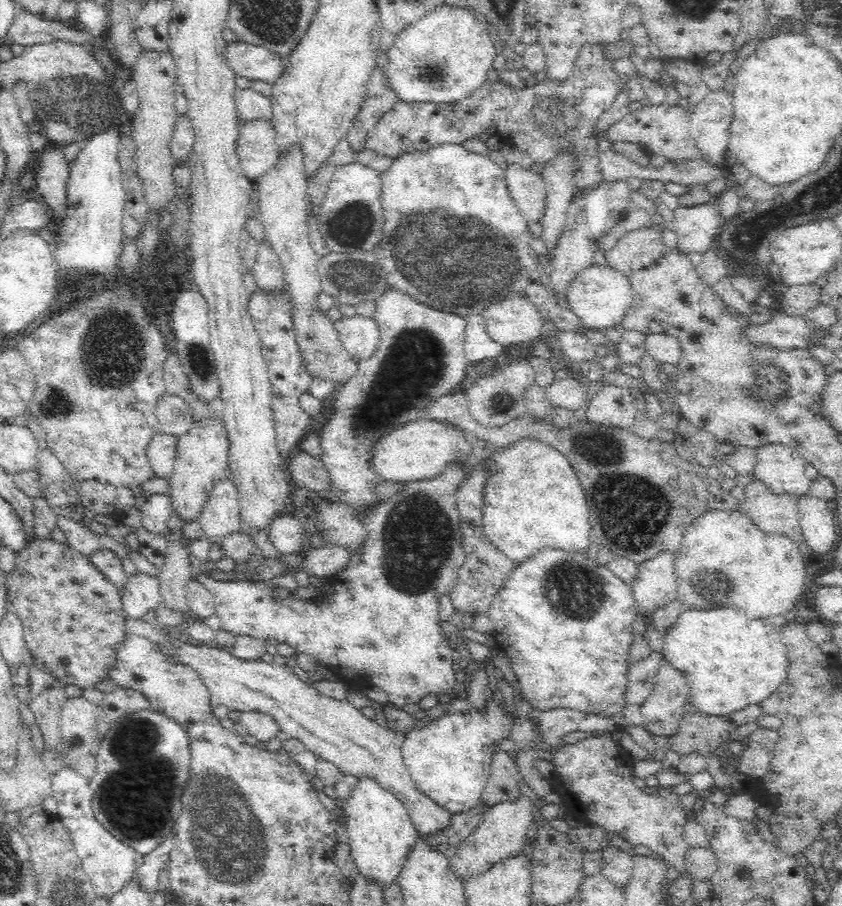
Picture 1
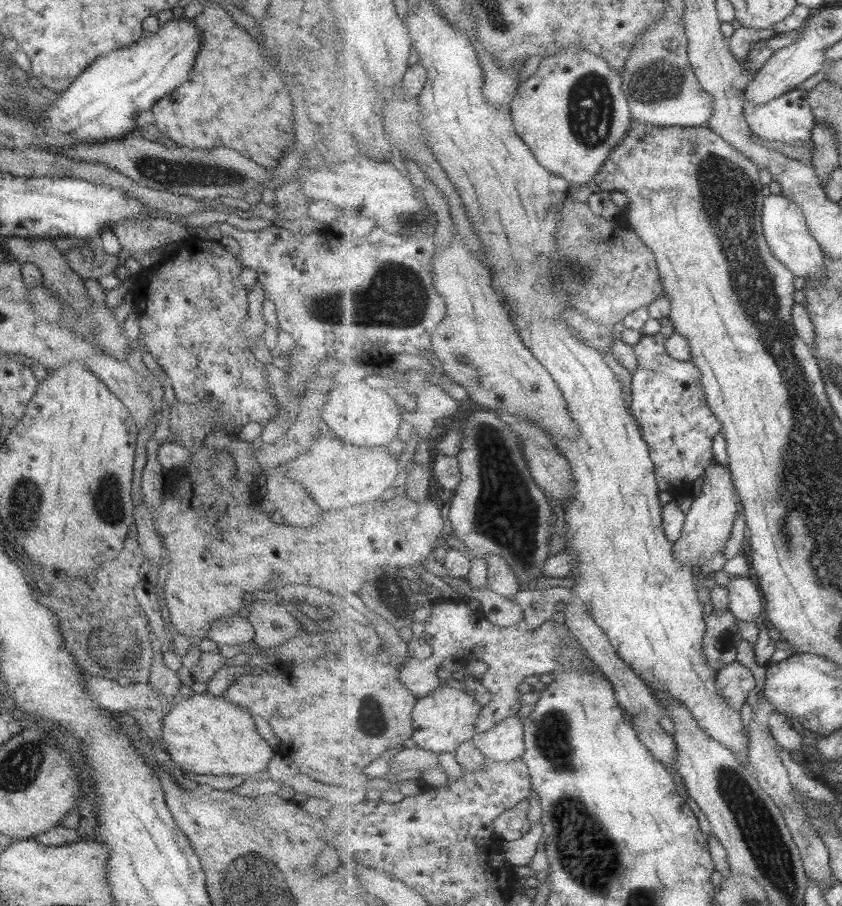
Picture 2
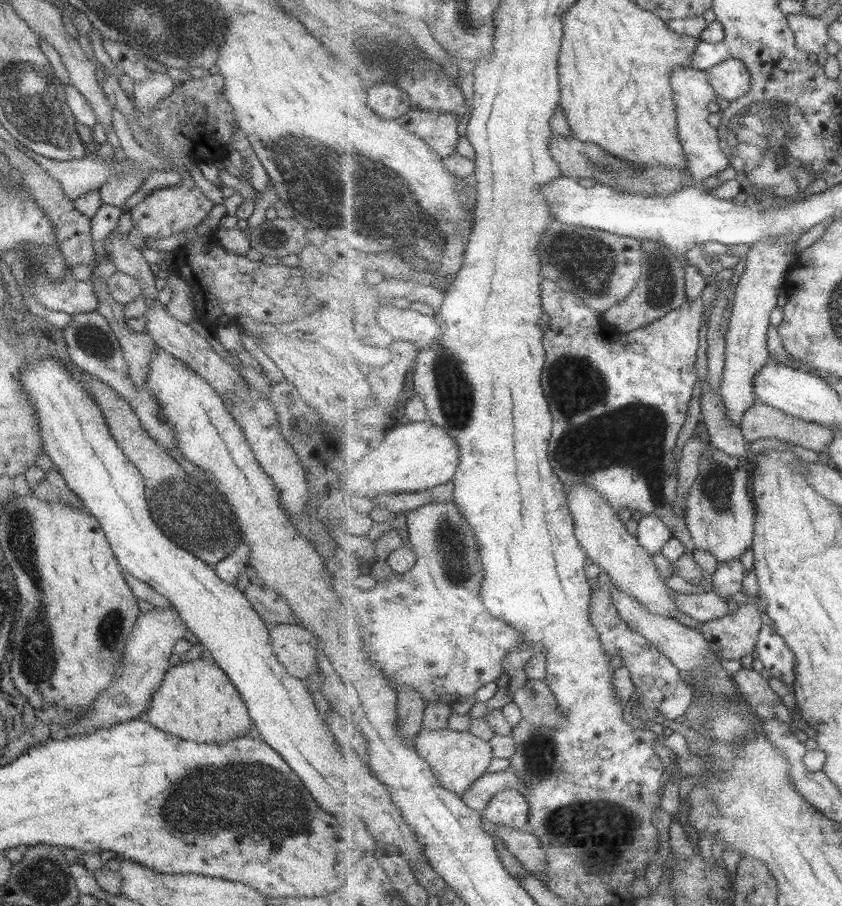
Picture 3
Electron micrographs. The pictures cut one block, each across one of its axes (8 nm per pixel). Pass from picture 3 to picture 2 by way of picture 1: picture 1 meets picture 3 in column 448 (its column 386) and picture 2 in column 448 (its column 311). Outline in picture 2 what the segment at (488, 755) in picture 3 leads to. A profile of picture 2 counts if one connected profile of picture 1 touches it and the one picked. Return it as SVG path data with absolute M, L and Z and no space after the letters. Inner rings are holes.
M441 685L431 694L418 699L414 708L414 737L417 747L434 753L456 752L465 742L473 741L477 735L475 724L479 720L481 706L477 698L467 694L463 687L451 688Z

